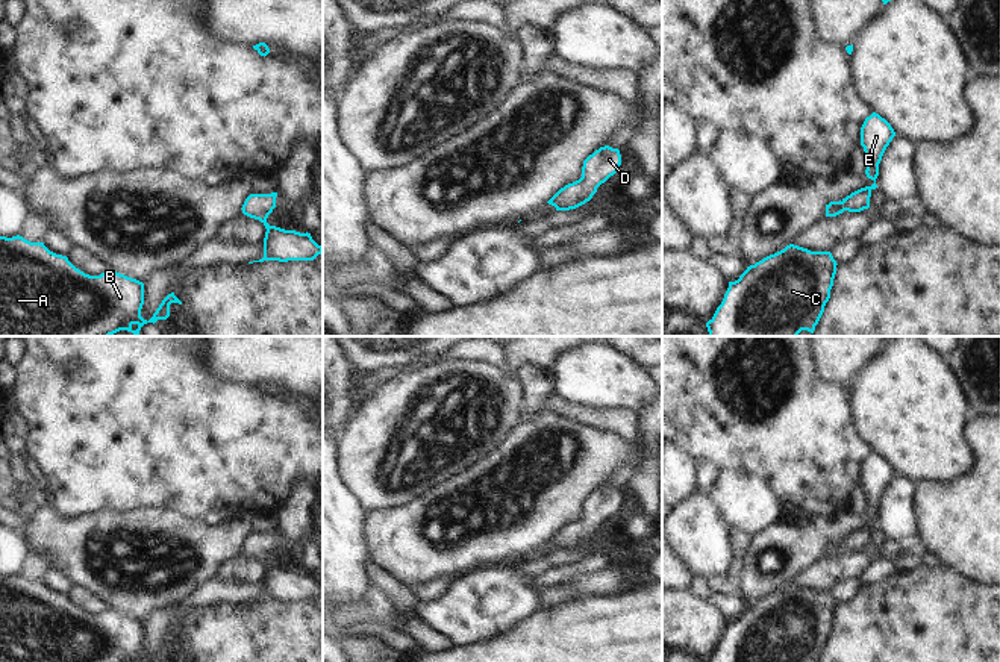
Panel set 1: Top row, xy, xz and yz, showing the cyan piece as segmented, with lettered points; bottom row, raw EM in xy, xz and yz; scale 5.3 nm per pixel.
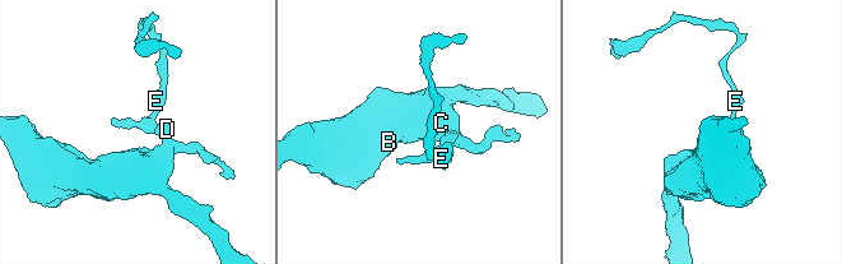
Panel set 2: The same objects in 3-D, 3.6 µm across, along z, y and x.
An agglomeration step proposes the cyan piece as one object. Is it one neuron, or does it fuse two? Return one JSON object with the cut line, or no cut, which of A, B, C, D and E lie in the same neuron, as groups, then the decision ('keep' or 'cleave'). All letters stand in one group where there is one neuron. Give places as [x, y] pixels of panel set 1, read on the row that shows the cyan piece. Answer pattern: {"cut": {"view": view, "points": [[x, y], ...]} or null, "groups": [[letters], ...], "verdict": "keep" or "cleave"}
{"cut": null, "groups": [["A", "B", "C", "D", "E"]], "verdict": "keep"}

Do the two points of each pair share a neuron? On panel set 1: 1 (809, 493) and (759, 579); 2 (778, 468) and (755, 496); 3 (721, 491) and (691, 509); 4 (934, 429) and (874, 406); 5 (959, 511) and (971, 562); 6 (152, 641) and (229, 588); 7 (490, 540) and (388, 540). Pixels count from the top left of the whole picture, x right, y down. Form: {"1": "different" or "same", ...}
{"1": "different", "2": "different", "3": "different", "4": "same", "5": "same", "6": "same", "7": "same"}

